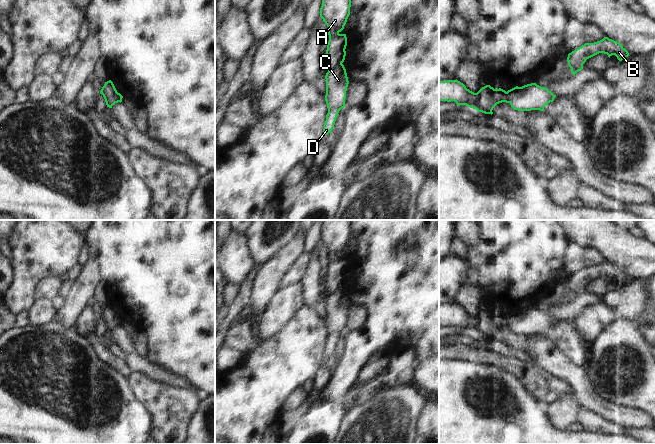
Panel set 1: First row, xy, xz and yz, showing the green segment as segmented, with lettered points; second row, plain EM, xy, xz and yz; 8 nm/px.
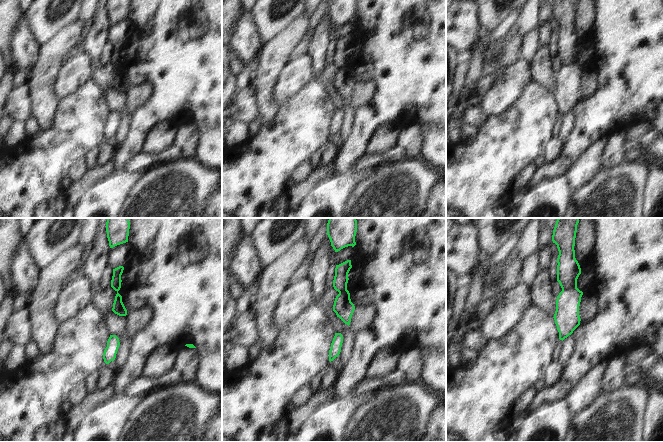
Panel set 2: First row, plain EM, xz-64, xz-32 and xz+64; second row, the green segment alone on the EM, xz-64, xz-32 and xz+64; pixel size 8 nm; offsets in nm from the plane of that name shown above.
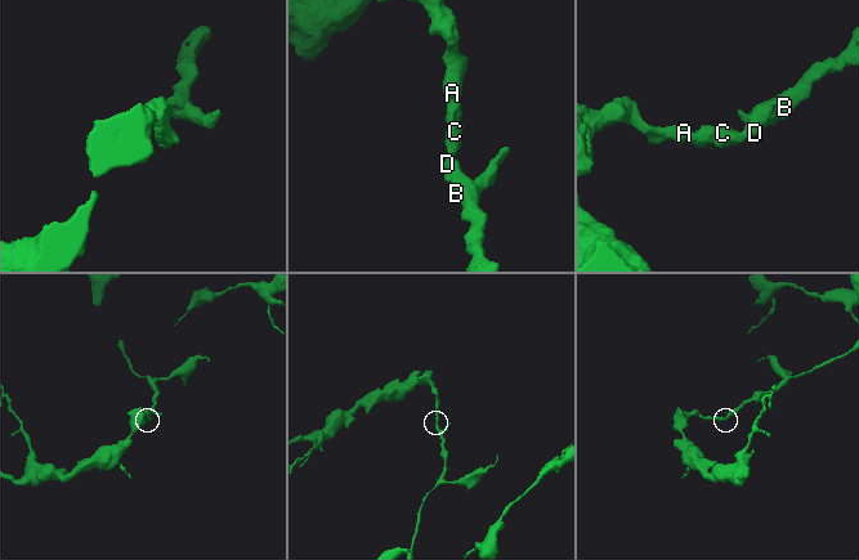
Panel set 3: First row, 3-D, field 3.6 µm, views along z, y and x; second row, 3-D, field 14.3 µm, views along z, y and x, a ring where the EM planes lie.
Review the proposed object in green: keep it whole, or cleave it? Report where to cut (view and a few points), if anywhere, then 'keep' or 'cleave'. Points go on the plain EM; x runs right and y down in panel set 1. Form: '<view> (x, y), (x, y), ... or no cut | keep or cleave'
xz (341, 287), (328, 295) | cleave

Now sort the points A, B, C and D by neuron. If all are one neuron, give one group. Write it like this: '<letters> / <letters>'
A / B C D

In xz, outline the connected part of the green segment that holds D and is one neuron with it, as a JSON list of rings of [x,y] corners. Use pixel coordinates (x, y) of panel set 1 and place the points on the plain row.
[[[343,288],[329,294],[325,300],[325,325],[328,332],[324,347],[324,358],[328,359],[334,352],[339,335],[345,331],[346,315],[349,308],[346,293]]]

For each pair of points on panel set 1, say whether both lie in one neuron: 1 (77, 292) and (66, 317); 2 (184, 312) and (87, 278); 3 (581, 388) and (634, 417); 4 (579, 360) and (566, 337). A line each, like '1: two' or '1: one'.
1: one
2: two
3: one
4: one

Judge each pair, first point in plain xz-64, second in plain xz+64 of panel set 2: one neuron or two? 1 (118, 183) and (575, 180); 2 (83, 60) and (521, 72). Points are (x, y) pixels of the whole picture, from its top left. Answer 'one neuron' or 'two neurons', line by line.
1: two neurons
2: one neuron

